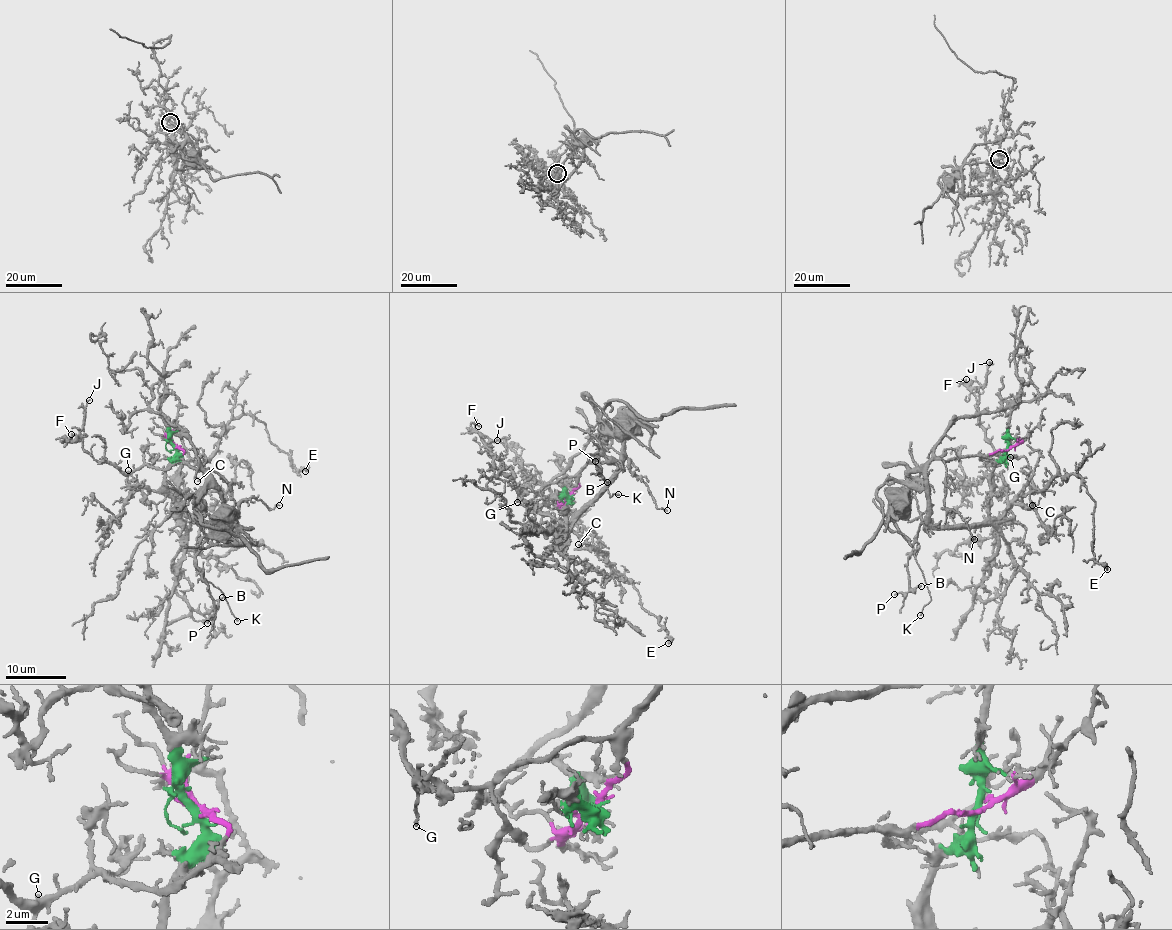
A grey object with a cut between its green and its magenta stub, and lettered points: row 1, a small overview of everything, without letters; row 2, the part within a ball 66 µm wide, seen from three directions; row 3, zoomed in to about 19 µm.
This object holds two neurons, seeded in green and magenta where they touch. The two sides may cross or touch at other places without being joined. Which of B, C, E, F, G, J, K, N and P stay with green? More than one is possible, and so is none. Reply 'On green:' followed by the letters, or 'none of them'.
On green: none of them

